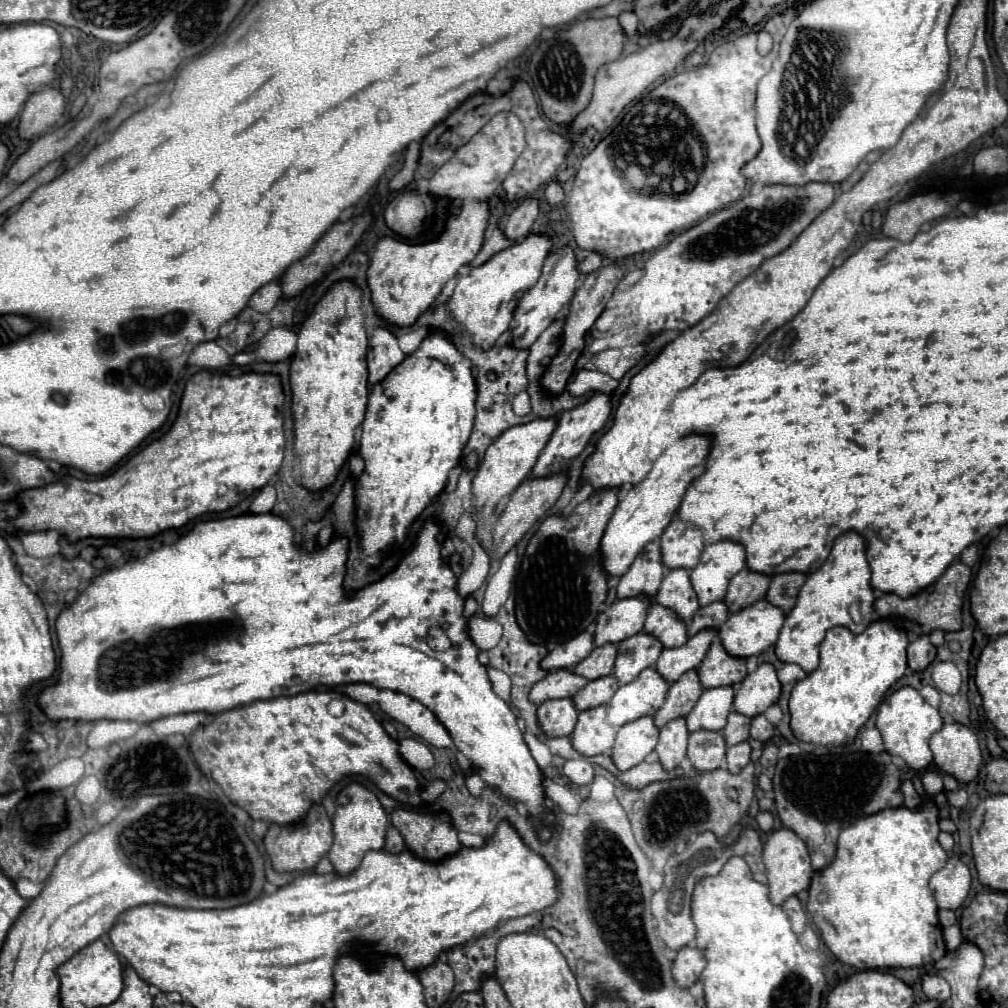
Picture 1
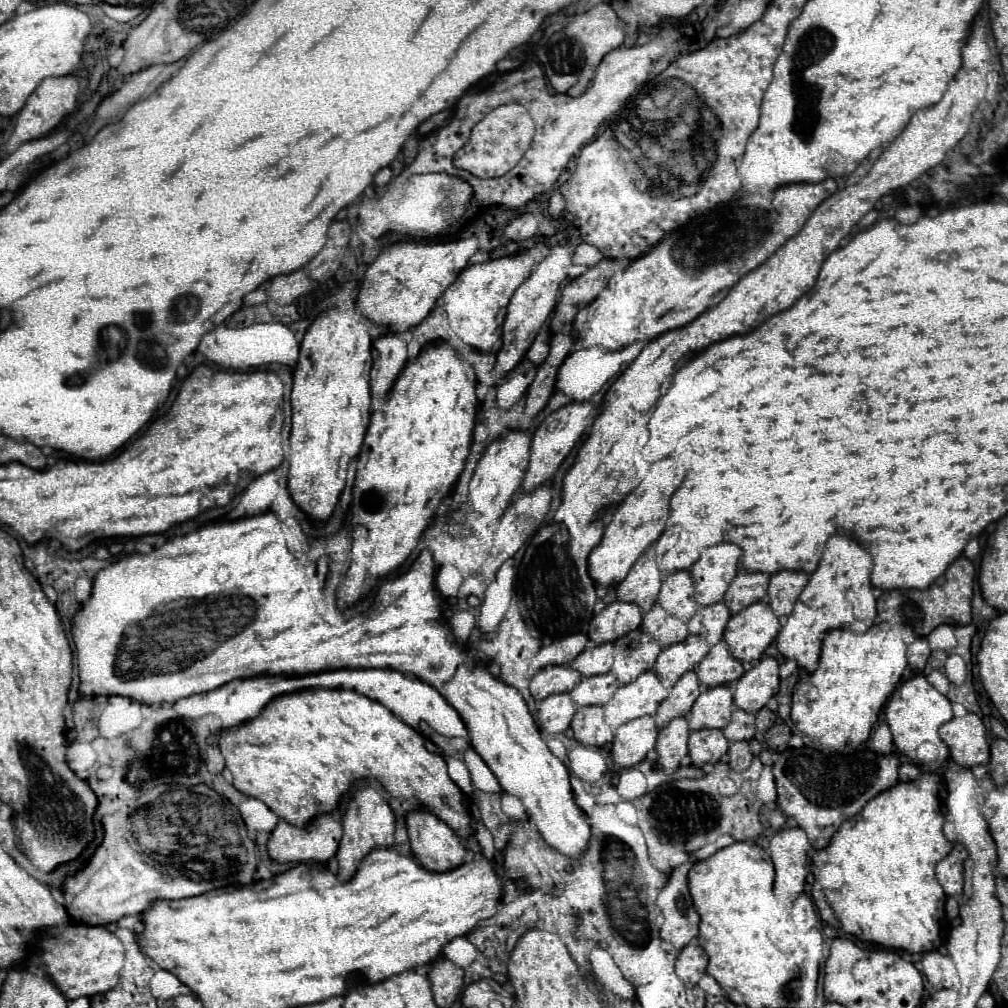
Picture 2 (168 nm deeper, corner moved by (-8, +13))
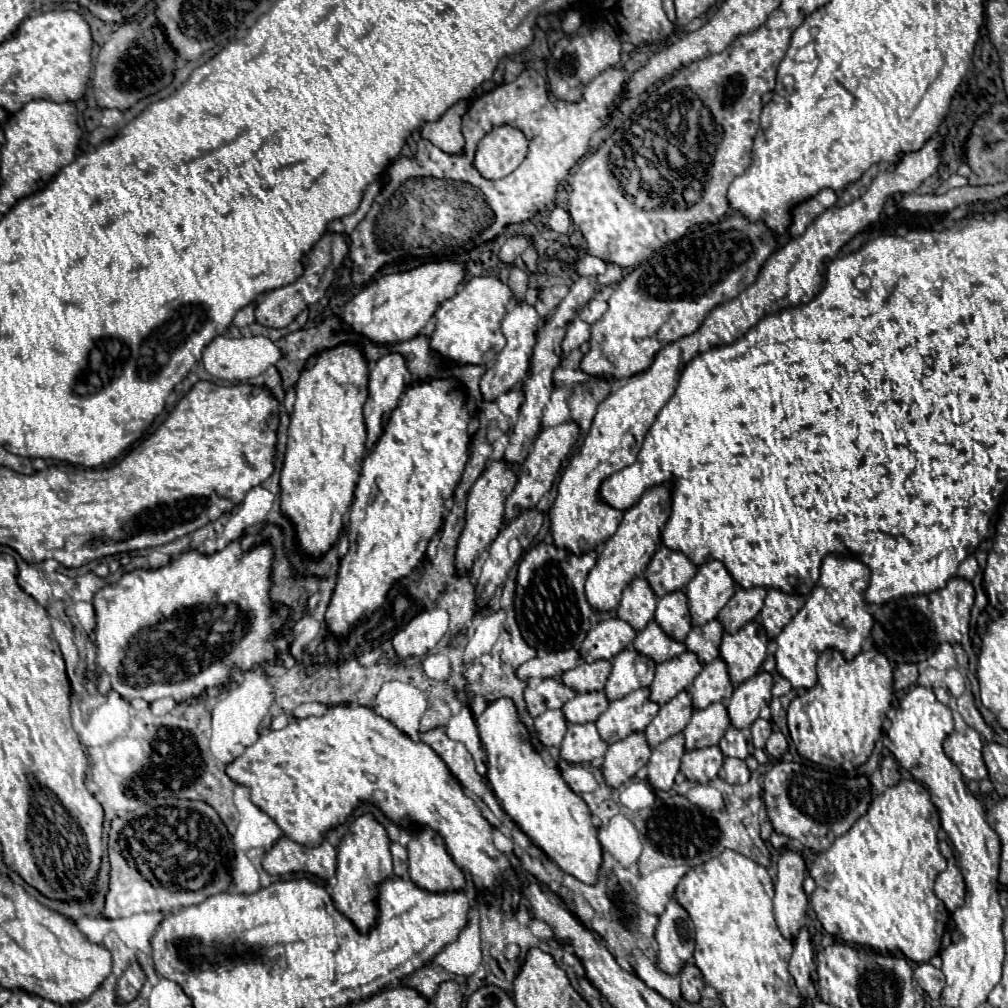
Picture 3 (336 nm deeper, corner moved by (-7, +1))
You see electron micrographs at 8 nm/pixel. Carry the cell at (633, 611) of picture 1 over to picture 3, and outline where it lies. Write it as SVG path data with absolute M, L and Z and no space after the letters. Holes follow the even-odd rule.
M610 618L596 624L588 632L582 652L588 660L612 660L618 652L628 648L634 638L636 632L630 624L622 622L620 618Z

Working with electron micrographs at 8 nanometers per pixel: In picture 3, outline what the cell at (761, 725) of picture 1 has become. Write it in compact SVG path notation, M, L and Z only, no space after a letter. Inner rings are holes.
M758 718L758 720L752 724L750 732L752 732L752 744L754 744L754 748L764 748L768 736L772 734L772 724L770 724L768 720Z

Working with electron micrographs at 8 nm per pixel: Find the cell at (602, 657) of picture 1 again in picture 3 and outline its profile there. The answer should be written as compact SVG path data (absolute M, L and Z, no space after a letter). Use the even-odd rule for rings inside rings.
M598 660L598 662L578 662L576 668L562 674L562 684L572 688L574 692L600 692L610 676L610 662Z

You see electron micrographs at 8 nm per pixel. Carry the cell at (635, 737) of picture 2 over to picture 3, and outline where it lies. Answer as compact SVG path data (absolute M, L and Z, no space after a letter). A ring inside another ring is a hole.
M630 734L628 738L614 742L608 746L608 752L604 756L602 774L610 788L618 788L634 774L646 766L650 758L650 746L644 740L644 734Z

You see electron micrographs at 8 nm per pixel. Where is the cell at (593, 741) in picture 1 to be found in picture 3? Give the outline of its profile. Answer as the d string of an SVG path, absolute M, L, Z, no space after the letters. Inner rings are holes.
M568 724L560 746L560 756L570 764L588 764L602 758L606 750L608 744L602 742L594 724Z

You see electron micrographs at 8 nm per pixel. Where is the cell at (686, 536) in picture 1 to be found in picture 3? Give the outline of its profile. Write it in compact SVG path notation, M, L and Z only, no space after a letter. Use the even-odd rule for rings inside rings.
M660 546L652 556L644 578L652 592L660 598L670 592L678 592L686 588L686 582L696 574L696 566L682 554L674 552L666 546Z

